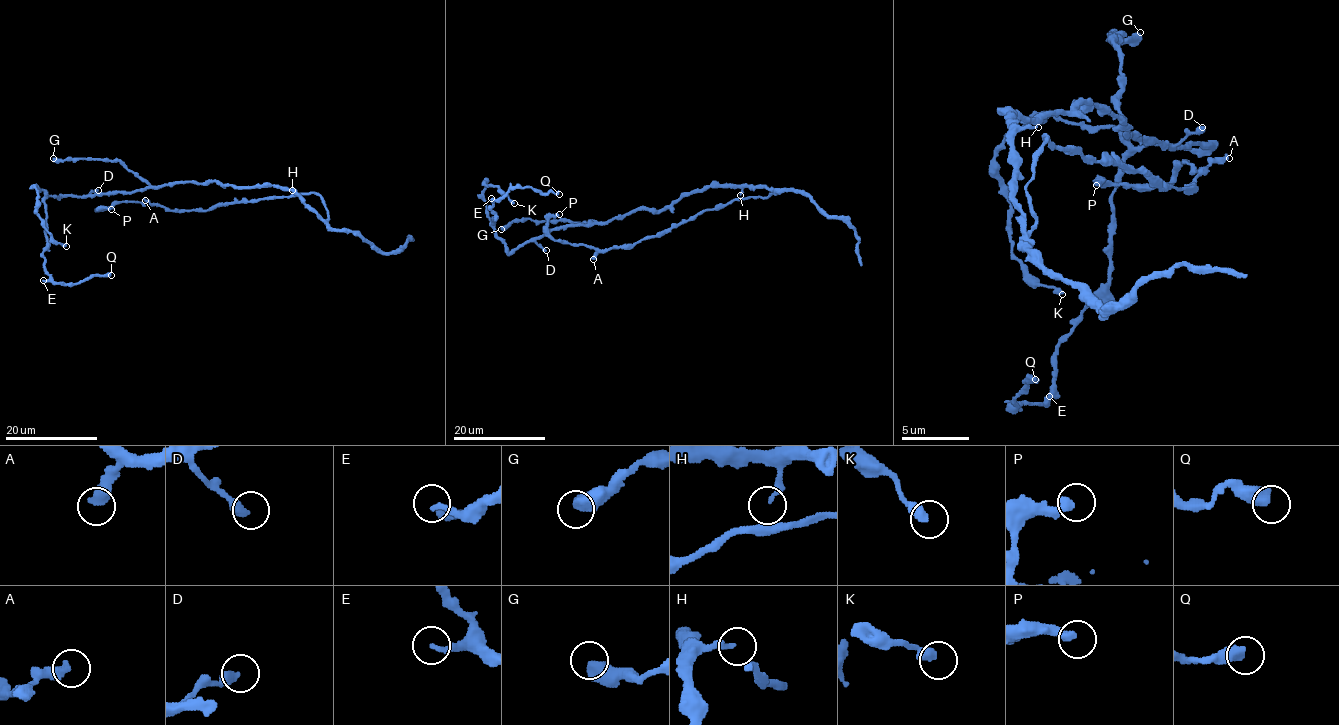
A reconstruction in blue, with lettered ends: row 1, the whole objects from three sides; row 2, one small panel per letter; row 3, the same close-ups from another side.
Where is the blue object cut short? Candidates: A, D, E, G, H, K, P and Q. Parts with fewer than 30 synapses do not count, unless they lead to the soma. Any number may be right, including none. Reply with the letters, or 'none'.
none

